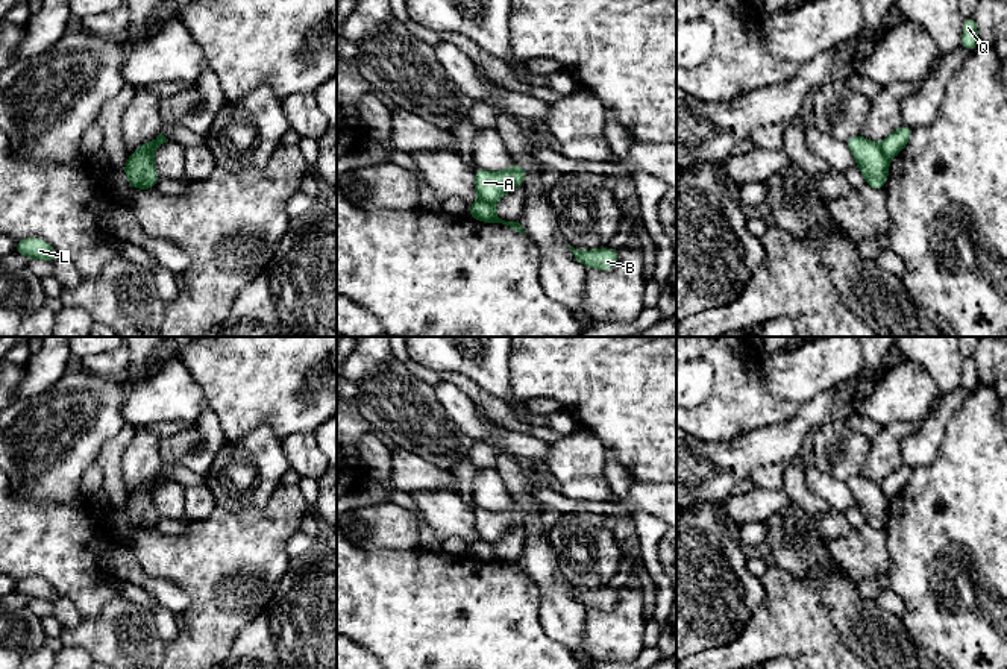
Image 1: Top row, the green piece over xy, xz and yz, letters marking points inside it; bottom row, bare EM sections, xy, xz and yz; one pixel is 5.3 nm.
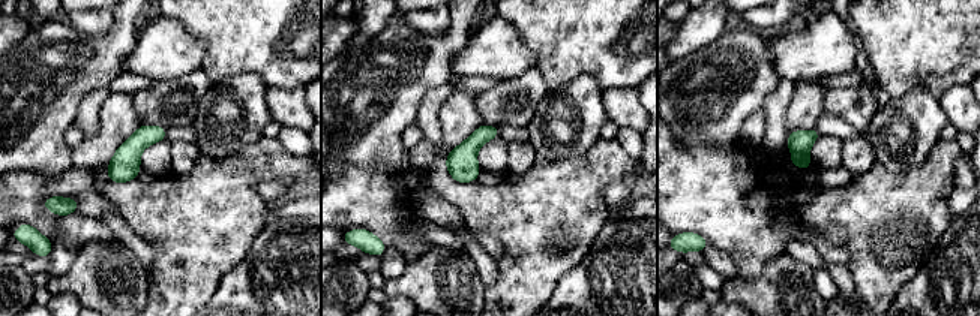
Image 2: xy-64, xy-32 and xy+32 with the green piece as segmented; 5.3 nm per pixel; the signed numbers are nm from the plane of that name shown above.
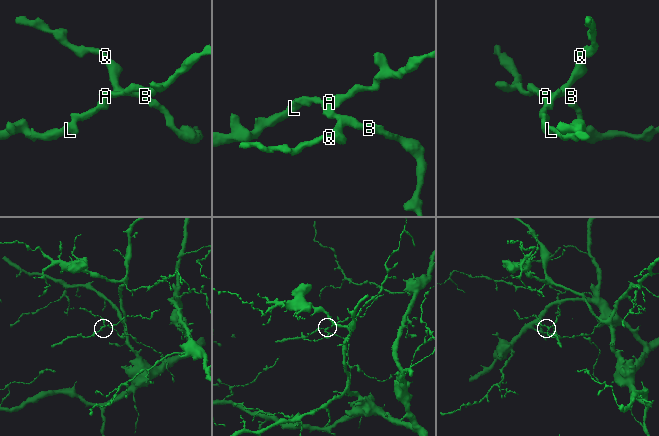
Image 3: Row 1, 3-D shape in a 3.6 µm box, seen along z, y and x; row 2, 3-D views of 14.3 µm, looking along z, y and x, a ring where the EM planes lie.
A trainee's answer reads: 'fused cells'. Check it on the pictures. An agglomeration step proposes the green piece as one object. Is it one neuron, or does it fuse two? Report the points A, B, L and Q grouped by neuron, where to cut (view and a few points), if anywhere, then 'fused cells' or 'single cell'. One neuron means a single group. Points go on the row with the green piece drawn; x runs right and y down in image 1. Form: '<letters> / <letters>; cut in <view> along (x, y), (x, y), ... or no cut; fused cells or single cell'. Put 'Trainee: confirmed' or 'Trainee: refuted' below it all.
A L / B Q; cut in yz along (878, 144), (887, 160); fused cells
Trainee: confirmed

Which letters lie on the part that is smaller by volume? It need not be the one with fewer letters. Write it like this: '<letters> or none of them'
A, L

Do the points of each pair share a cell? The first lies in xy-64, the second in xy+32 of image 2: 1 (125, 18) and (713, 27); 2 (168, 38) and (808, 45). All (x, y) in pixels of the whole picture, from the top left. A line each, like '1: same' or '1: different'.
1: different
2: same

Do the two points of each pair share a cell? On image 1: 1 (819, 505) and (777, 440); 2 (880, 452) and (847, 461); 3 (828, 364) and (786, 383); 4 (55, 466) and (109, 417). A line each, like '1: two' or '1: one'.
1: two
2: two
3: one
4: one

